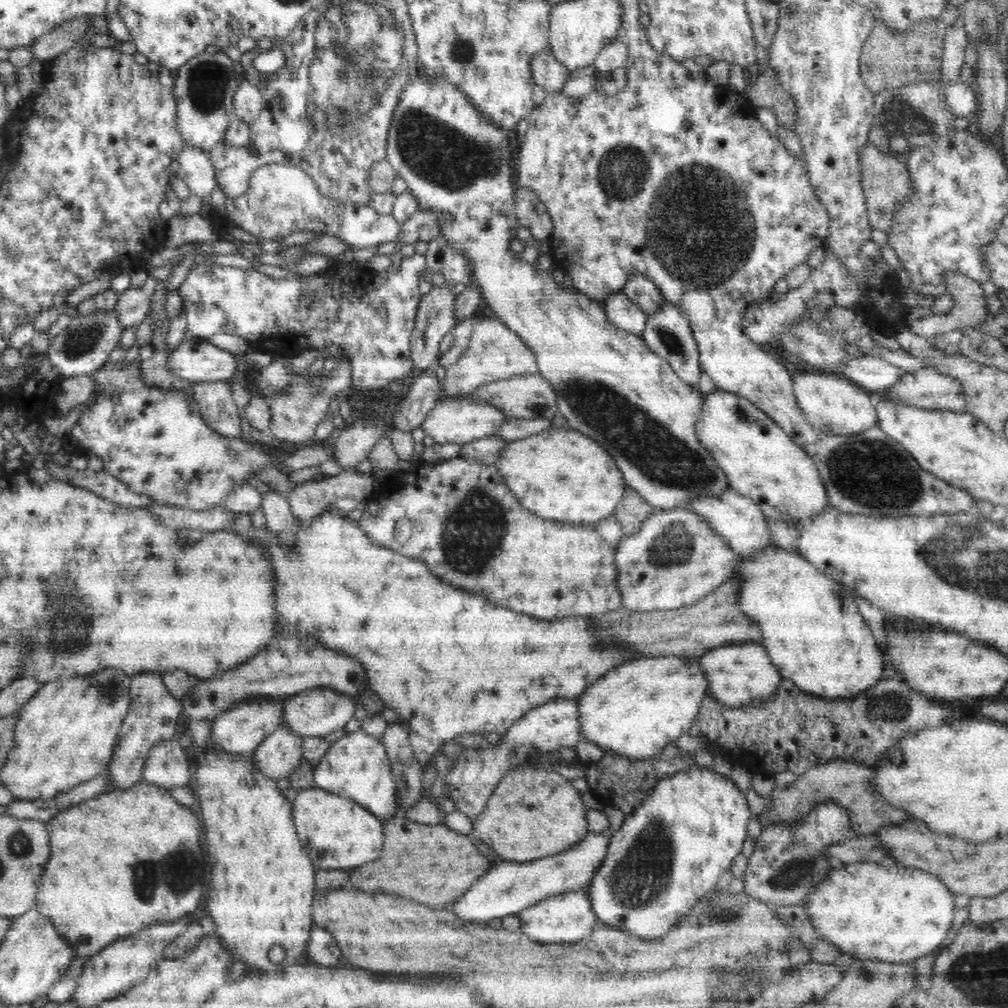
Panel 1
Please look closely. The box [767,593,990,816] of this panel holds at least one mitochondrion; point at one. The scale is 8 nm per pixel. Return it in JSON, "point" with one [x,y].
{"point":[888,707]}

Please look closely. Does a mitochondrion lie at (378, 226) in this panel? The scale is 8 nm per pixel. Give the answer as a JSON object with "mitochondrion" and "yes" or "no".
{"mitochondrion":"no"}

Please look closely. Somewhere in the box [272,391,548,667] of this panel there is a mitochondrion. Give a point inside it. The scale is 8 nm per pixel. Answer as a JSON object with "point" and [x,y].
{"point":[474,531]}

